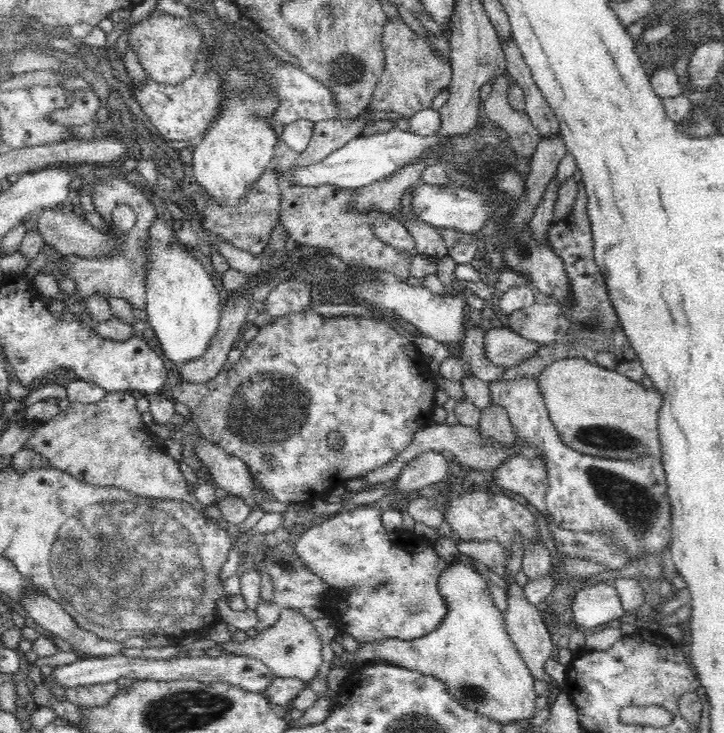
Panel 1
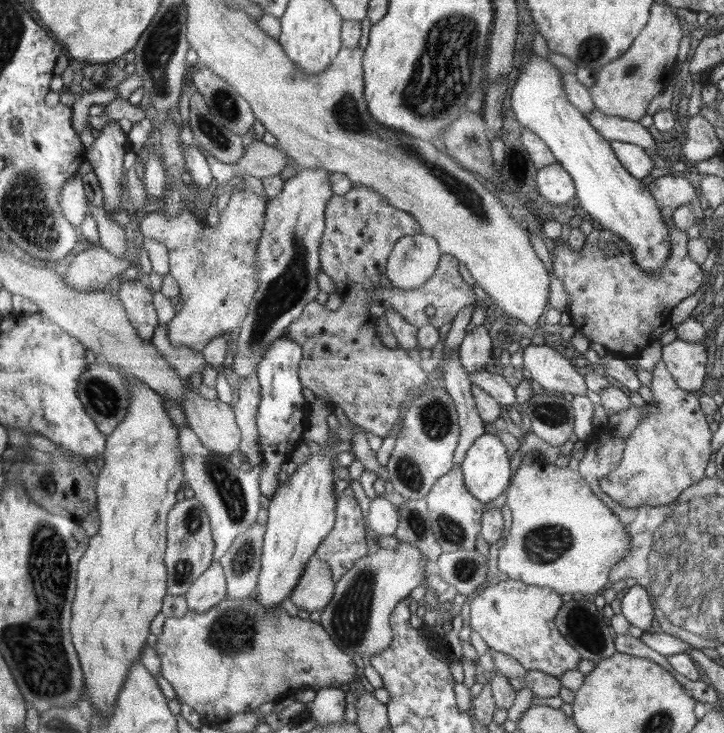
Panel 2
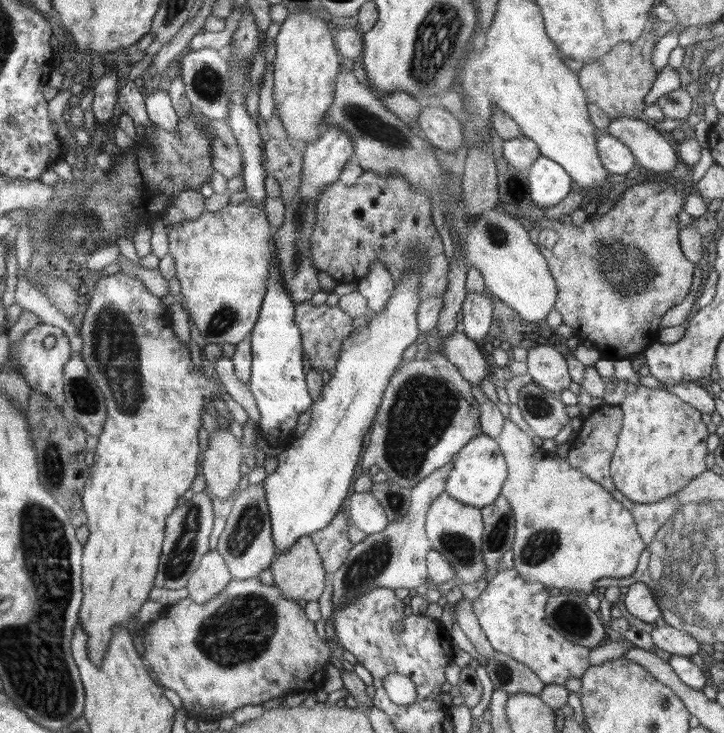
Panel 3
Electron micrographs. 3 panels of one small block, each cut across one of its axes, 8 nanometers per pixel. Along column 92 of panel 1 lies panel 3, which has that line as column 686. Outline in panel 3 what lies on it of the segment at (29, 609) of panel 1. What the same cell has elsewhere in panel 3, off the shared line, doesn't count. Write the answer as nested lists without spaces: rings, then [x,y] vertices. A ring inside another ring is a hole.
[[[669,624],[657,627],[651,632],[657,648],[670,653],[670,655],[689,657],[698,653],[700,643],[687,632],[678,630]]]

